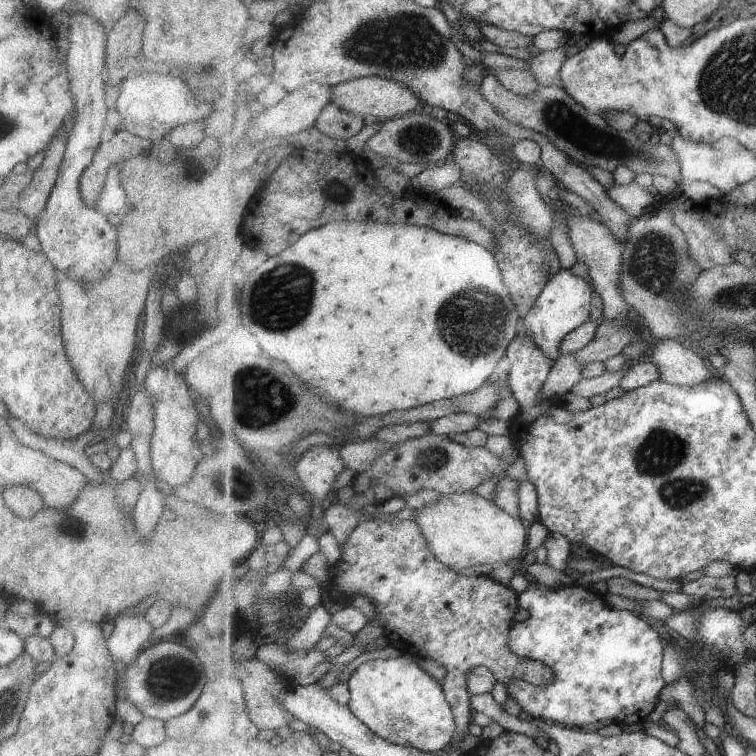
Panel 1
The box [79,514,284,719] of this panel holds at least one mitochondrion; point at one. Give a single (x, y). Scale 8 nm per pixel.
(169, 676)

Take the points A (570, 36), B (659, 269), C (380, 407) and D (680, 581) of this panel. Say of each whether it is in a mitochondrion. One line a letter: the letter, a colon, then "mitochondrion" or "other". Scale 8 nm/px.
A: other
B: mitochondrion
C: other
D: other

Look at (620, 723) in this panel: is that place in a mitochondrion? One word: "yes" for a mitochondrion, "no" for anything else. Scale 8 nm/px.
no

